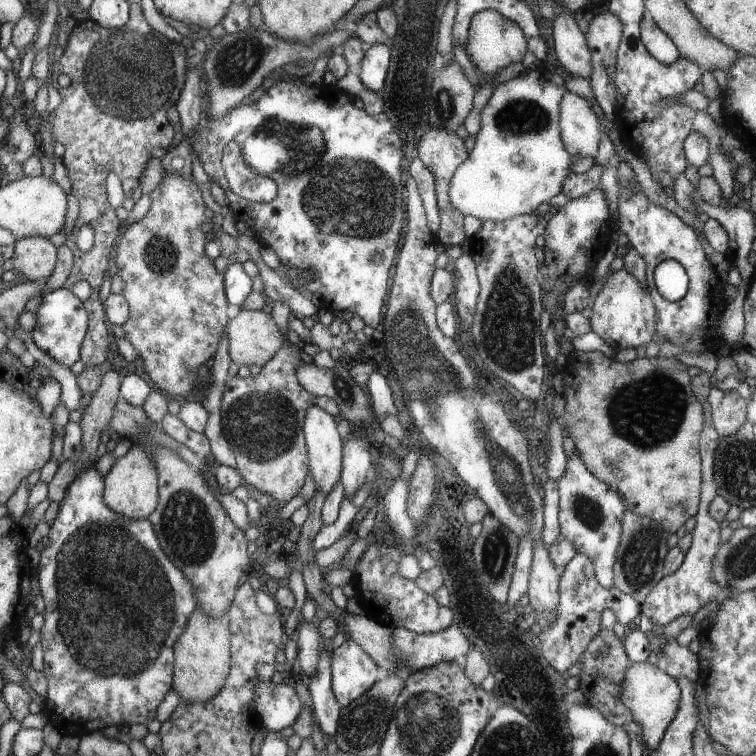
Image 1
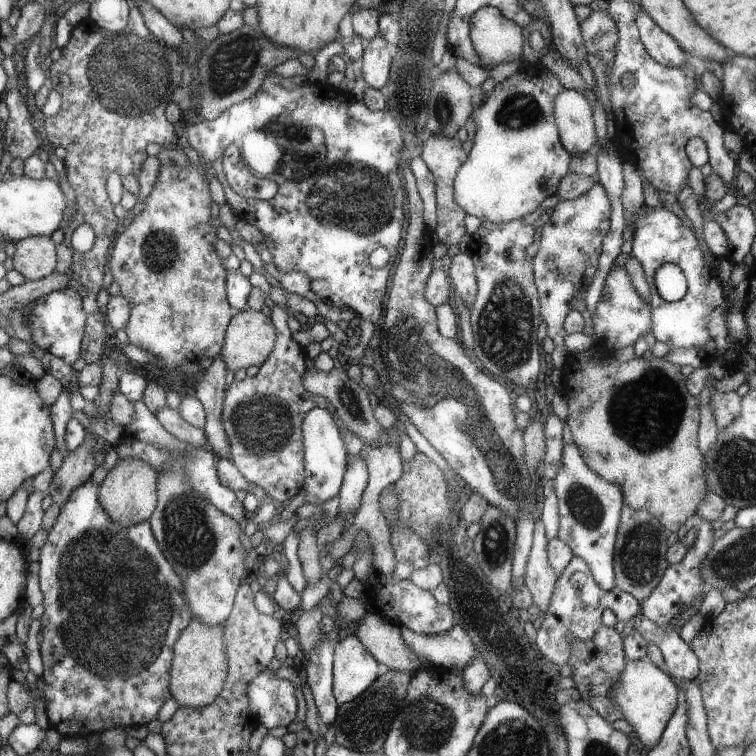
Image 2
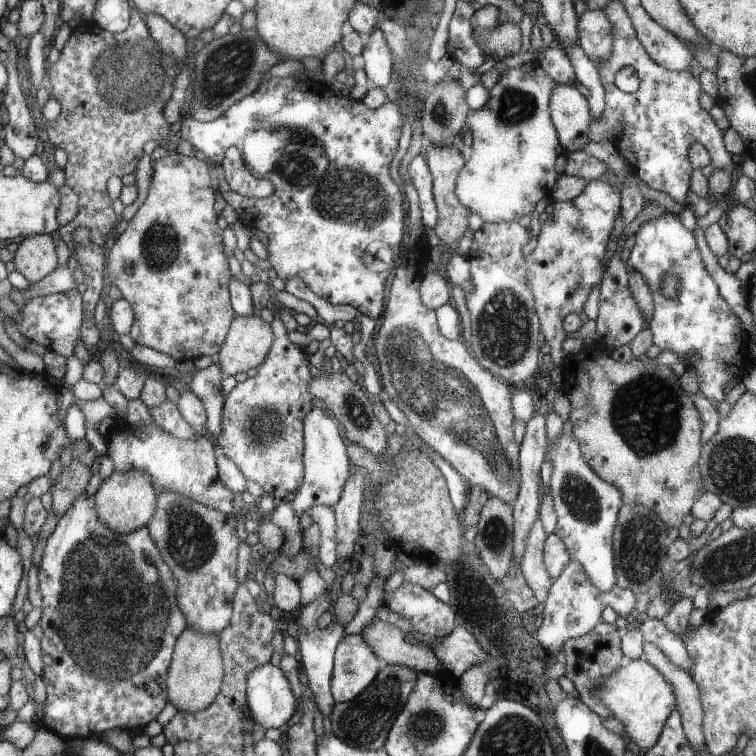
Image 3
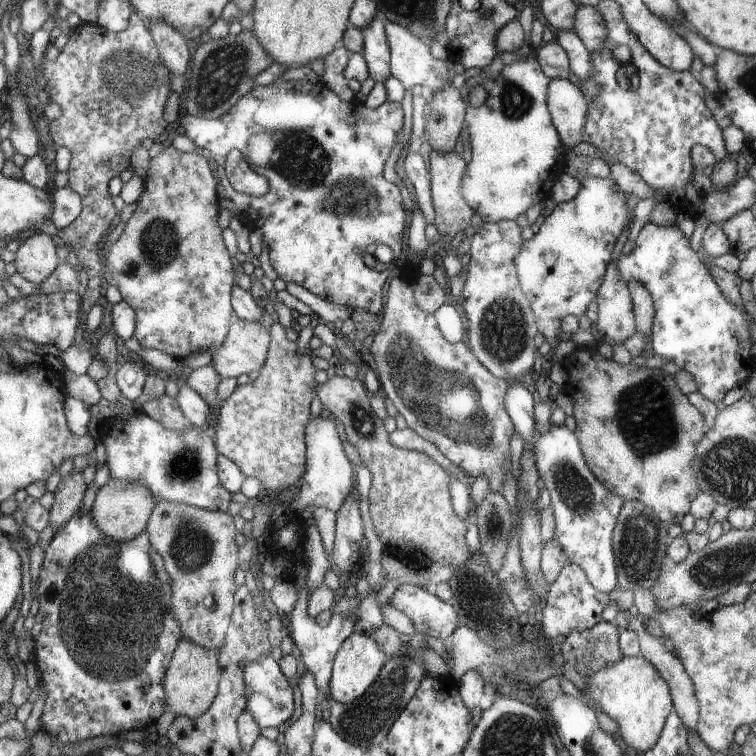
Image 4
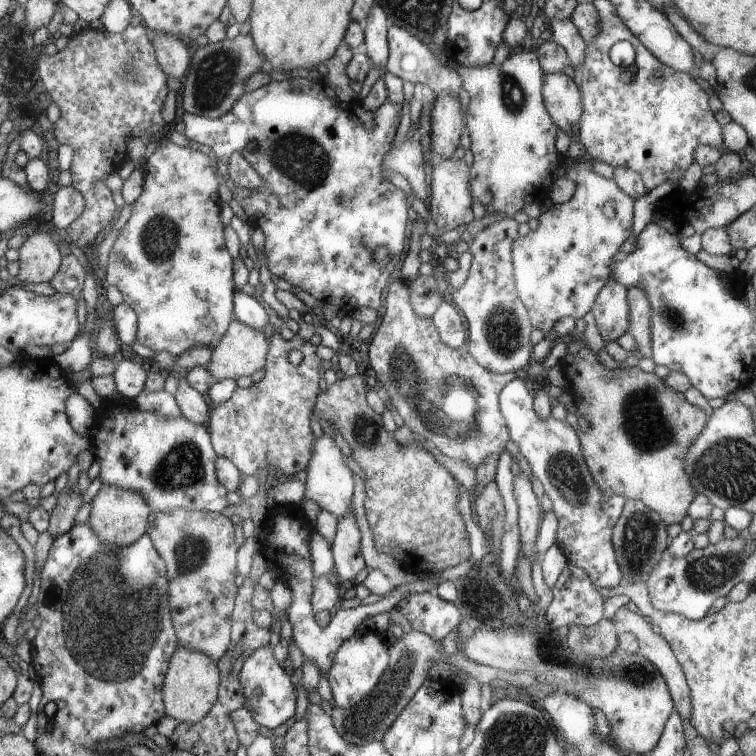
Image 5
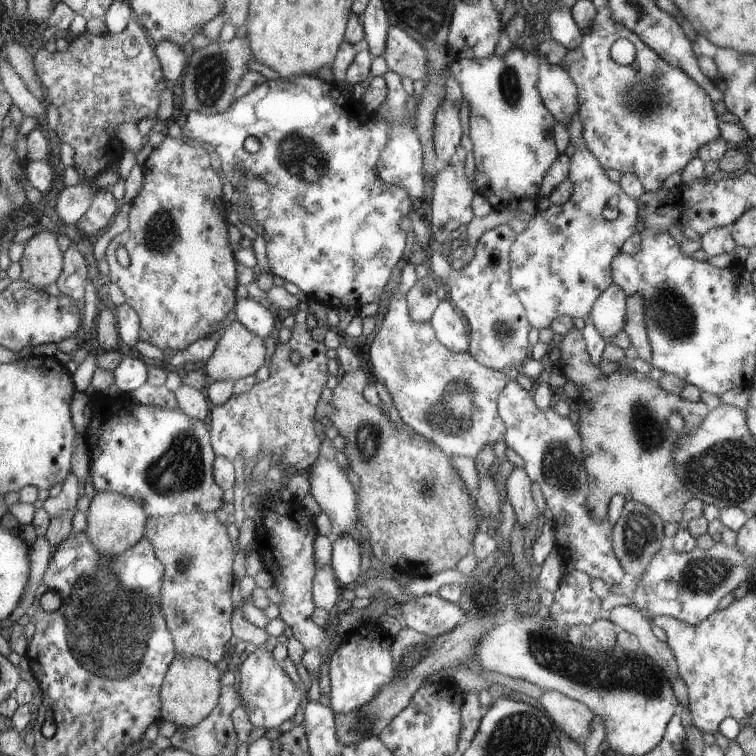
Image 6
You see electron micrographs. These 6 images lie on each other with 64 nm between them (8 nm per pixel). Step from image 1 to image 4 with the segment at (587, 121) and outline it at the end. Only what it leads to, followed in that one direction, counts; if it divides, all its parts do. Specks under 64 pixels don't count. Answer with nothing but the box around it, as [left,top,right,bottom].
[547,79,588,151]

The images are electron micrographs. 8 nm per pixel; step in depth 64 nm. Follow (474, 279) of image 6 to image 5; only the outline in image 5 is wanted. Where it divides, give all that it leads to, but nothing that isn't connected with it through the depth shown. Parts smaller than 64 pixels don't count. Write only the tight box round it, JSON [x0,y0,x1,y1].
[447,217,533,374]

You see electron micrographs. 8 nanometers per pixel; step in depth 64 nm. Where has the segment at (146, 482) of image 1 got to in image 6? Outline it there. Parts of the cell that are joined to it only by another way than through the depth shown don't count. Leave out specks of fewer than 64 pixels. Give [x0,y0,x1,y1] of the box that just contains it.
[85,491,146,556]

